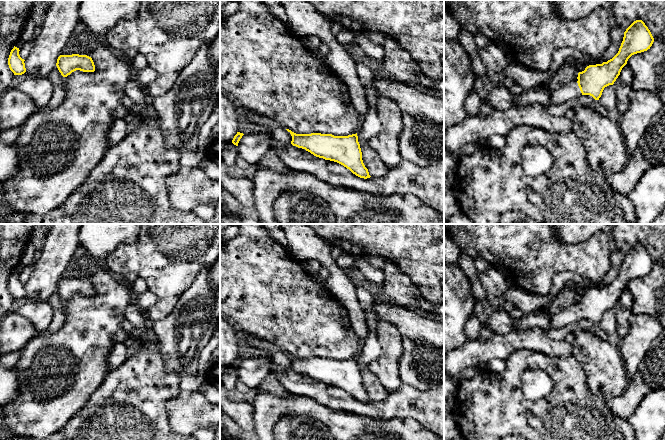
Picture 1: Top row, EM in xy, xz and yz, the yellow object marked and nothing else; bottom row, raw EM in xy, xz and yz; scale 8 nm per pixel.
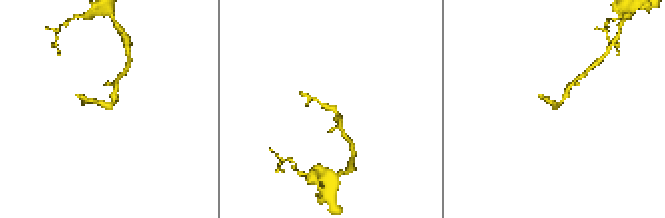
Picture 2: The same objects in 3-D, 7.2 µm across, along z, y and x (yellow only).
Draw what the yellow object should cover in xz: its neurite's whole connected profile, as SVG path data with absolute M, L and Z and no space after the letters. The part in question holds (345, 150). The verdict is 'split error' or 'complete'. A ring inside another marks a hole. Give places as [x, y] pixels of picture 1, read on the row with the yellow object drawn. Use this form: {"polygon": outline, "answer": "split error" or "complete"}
{"polygon": "M286 129L292 136L291 144L305 149L316 157L337 162L360 178L370 178L362 160L362 152L356 134L334 136L332 134L296 134Z", "answer": "complete"}

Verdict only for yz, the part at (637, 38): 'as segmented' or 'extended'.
extended

